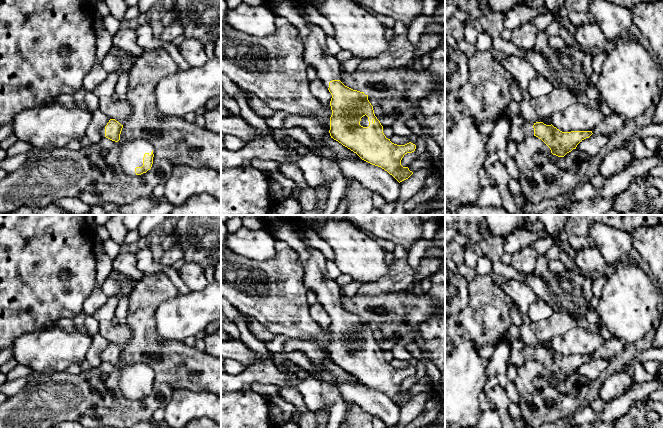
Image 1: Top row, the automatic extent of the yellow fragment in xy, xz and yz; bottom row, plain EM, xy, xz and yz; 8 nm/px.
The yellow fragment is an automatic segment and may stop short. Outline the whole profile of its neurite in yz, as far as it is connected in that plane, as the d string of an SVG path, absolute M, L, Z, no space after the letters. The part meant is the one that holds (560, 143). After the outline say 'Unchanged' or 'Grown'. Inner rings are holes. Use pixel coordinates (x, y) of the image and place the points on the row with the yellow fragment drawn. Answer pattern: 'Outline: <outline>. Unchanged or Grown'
Outline: M525 122L521 126L512 125L507 140L518 143L528 136L536 136L550 148L553 155L564 157L592 134L592 131L562 132L552 124Z. Grown

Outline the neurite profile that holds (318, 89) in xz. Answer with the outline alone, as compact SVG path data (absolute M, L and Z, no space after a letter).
M318 77L310 82L310 91L312 95L316 97L322 104L330 104L332 95L326 88L325 84Z

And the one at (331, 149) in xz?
M333 138L325 141L316 141L318 147L316 149L308 149L309 153L315 153L321 156L323 159L331 159L337 163L342 157L356 159L357 154L343 146Z

